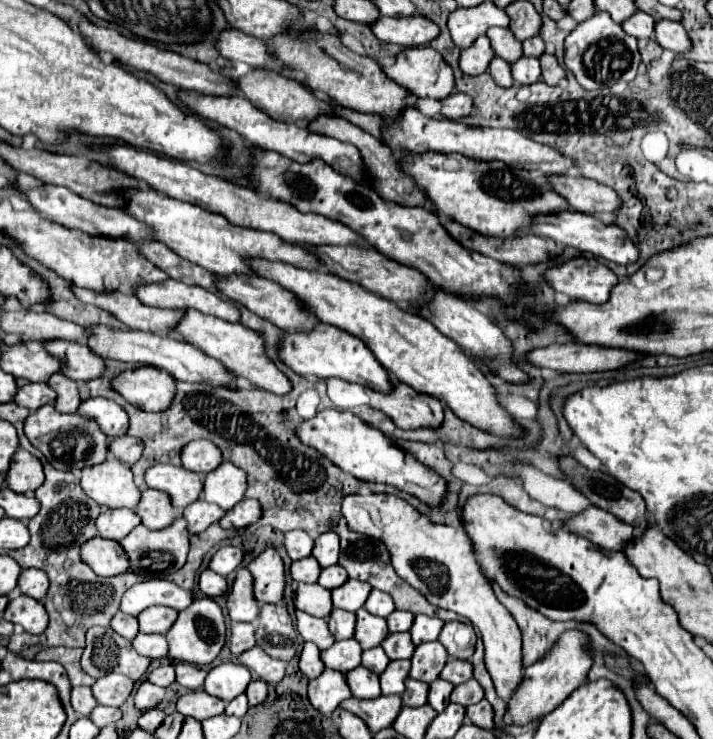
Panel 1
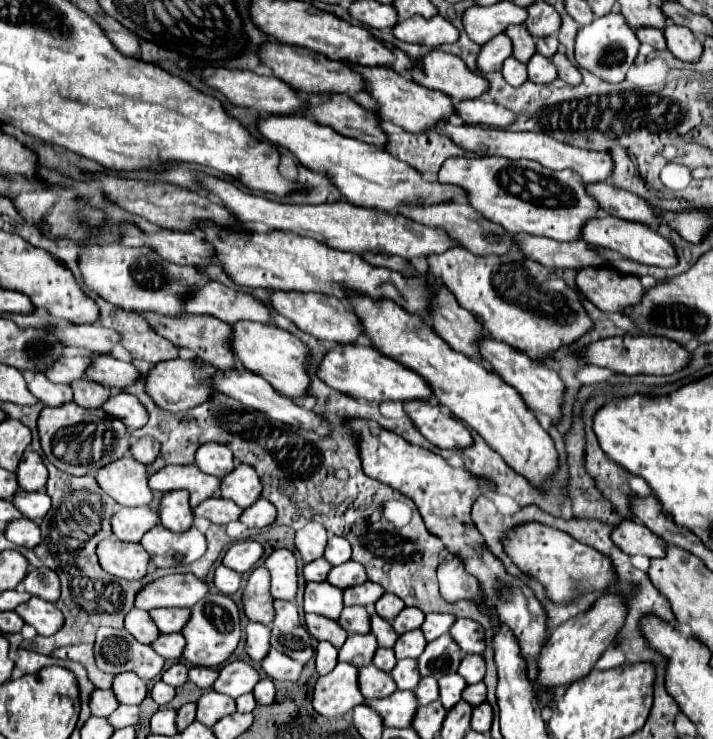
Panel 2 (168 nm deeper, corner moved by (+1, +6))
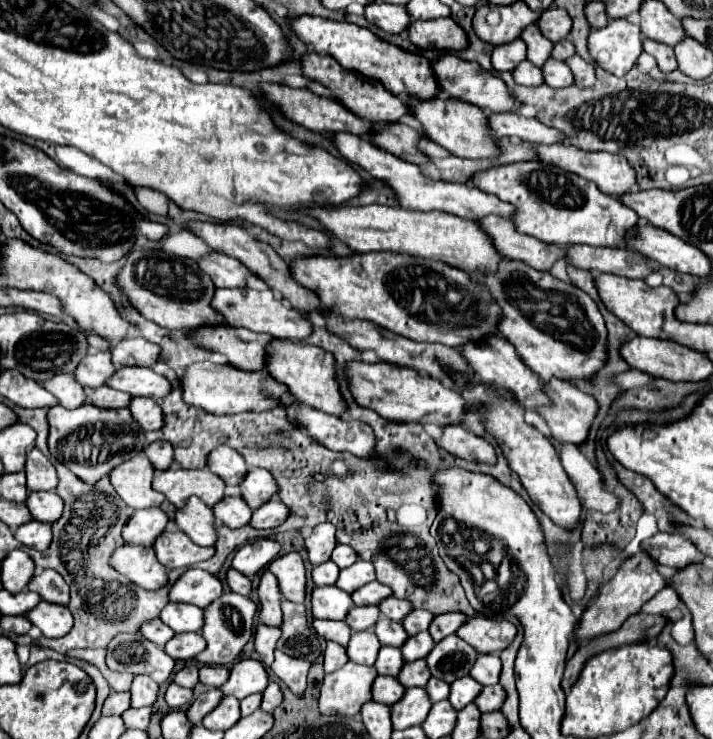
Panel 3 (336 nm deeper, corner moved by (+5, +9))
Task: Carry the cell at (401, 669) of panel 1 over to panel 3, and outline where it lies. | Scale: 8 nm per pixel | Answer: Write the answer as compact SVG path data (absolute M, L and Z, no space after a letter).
M425 660L419 662L407 662L399 674L399 682L403 682L405 688L413 688L413 686L425 686L431 678L431 672L427 668Z

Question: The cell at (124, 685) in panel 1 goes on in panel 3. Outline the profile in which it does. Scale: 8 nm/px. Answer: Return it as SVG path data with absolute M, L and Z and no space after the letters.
M135 676L135 682L131 684L131 706L153 706L153 702L157 700L157 692L159 684L155 680L151 680L149 676Z

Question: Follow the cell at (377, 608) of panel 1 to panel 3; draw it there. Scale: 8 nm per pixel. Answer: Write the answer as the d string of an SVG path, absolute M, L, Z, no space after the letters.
M389 596L387 600L383 600L379 604L379 610L381 614L385 614L387 618L395 620L395 622L401 622L411 610L413 610L413 604L407 600L407 598L395 598L395 596Z

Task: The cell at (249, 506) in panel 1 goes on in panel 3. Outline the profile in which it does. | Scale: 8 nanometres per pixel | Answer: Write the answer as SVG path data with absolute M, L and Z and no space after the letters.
M271 500L267 502L267 506L261 506L259 510L255 510L251 518L251 526L253 528L277 528L289 518L289 514L291 514L289 508L281 500Z

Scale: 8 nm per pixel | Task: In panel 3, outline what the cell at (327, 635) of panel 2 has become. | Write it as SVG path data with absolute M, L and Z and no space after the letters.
M313 620L313 628L325 640L335 640L341 646L347 646L351 638L351 628L345 622L331 622L331 620Z

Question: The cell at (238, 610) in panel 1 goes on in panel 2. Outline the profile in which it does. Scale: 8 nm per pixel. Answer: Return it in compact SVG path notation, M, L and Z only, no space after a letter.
M255 567L249 573L245 591L243 591L243 613L249 621L269 625L275 617L273 599L269 595L269 573L265 567Z

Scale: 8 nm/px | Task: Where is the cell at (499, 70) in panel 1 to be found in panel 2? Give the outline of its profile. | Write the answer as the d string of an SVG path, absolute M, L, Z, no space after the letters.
M507 57L503 67L501 67L501 75L503 79L513 85L513 87L519 87L525 79L527 79L527 71L525 71L525 65L519 63L515 57Z

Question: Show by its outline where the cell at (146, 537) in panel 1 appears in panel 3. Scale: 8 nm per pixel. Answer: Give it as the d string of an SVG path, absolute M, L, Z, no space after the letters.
M163 532L155 540L155 552L159 562L167 568L189 568L197 562L209 560L215 554L215 548L197 546L185 532Z

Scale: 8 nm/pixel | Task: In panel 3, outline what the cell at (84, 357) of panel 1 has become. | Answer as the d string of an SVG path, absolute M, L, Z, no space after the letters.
M139 366L119 368L115 376L111 376L111 382L107 384L131 396L149 396L149 398L165 398L173 390L167 378L159 376L153 370L139 368Z

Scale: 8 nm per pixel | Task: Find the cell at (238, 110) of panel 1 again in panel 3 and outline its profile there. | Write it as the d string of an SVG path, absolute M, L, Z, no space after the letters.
M337 134L335 144L337 144L337 148L339 148L339 152L343 154L345 160L349 160L351 164L359 164L371 176L389 184L397 192L397 198L399 198L403 208L423 210L423 212L439 210L439 212L447 212L447 214L453 214L457 218L463 218L463 220L479 220L479 218L485 218L489 214L513 218L513 214L515 214L515 206L501 202L493 194L487 194L487 192L483 192L483 190L479 190L477 186L471 186L471 184L457 184L457 182L445 182L445 180L435 182L435 180L423 176L419 166L405 162L405 160L389 154L387 150L375 148L369 140L355 138L355 134Z

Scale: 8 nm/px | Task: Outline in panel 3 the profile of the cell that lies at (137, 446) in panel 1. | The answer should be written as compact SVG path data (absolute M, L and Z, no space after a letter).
M153 442L145 448L145 454L157 470L167 470L173 464L173 446L169 442Z

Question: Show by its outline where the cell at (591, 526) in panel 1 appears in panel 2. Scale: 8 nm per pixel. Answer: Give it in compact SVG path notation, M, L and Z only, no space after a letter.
M625 519L611 529L611 541L627 555L645 555L645 557L663 557L665 541L659 539L641 523Z

